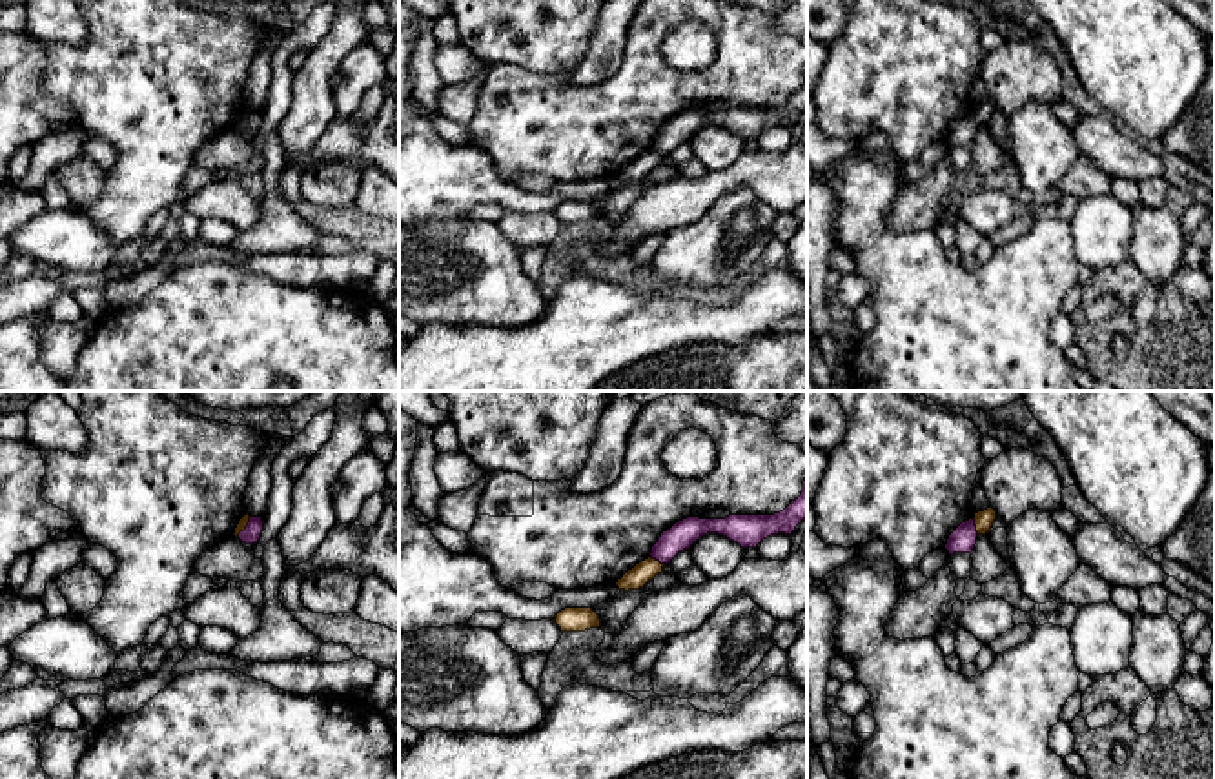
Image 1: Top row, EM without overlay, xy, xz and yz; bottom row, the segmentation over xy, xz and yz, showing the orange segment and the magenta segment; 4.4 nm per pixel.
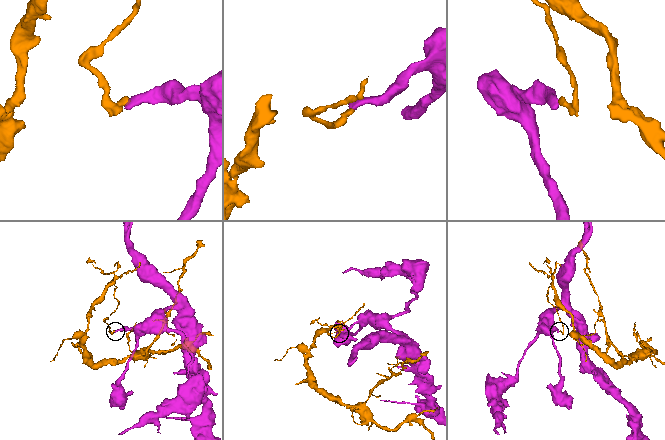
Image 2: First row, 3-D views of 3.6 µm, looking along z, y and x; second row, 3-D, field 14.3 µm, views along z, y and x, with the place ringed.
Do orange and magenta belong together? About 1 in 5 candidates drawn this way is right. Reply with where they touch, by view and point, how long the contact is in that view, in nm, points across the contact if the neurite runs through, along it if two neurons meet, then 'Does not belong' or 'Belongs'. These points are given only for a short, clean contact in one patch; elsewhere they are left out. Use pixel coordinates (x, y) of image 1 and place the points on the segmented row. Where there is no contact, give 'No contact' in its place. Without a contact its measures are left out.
Touches orange at yz (975, 525). Shared border 80 nm. Boundary: yz (973, 517), (979, 534). Does not belong

